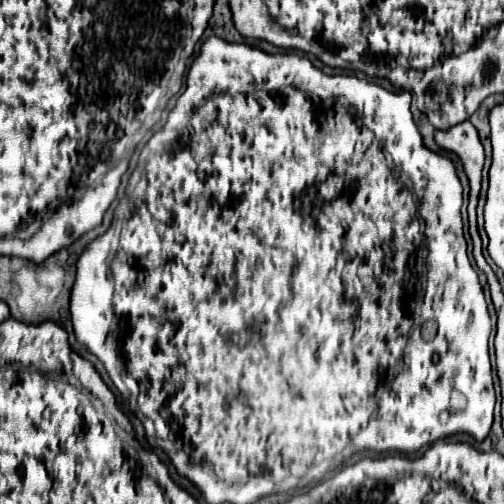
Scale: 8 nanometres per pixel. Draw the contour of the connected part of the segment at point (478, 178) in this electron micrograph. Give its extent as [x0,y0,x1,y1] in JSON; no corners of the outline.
[434,121,484,259]

